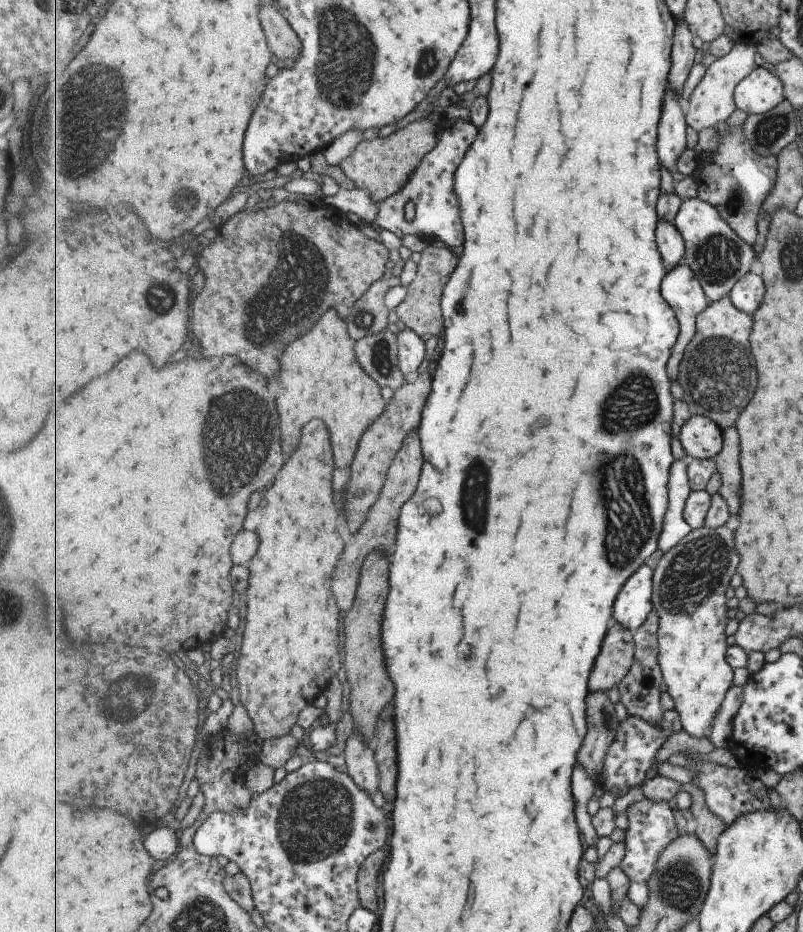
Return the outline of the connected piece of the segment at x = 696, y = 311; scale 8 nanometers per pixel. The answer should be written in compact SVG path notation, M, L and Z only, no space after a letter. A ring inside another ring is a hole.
M682 262L668 271L665 278L665 298L676 310L680 322L680 337L669 359L670 378L678 378L685 351L697 334L697 317L712 303L692 266Z

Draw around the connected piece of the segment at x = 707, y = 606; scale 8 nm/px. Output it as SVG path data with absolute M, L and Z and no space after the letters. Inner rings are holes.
M705 525L700 529L693 529L677 546L674 546L671 550L668 550L662 556L660 563L654 569L654 587L653 587L653 604L654 609L659 613L660 616L660 627L658 630L658 641L660 644L660 655L659 664L662 668L662 673L664 674L664 680L666 685L666 690L668 694L673 698L675 708L679 711L682 718L683 730L689 731L694 737L701 738L705 737L707 730L713 728L716 716L718 715L719 707L722 706L725 700L726 694L729 692L731 686L733 686L733 667L728 661L728 648L729 642L727 642L727 588L731 584L731 578L737 574L737 566L741 562L741 556L737 552L737 546L735 546L735 532L727 526L721 526L721 528L713 528Z

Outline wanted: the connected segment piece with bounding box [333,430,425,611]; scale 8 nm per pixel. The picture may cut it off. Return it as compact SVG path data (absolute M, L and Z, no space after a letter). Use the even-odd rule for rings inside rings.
M415 430L413 434L409 434L409 442L405 441L400 453L396 456L396 460L393 461L380 500L372 506L372 512L368 516L369 520L365 522L365 526L361 528L359 534L349 538L345 554L341 558L341 566L337 566L337 578L333 580L333 594L337 594L337 604L341 606L341 610L350 611L353 608L353 602L356 601L356 594L360 584L359 576L361 569L363 569L361 566L364 566L364 558L375 549L379 549L390 556L393 554L394 539L397 536L397 530L399 530L401 508L405 506L405 502L409 502L409 498L417 490L423 462L425 462L425 458L423 458L423 448L421 448L421 440L419 440L419 430Z

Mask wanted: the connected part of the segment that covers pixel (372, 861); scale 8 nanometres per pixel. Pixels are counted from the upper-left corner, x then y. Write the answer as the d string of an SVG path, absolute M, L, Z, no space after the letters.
M377 850L377 854L372 853L360 870L360 901L362 906L369 910L379 910L379 906L381 906L377 888L379 888L379 876L383 874L387 860L389 860L389 852Z

